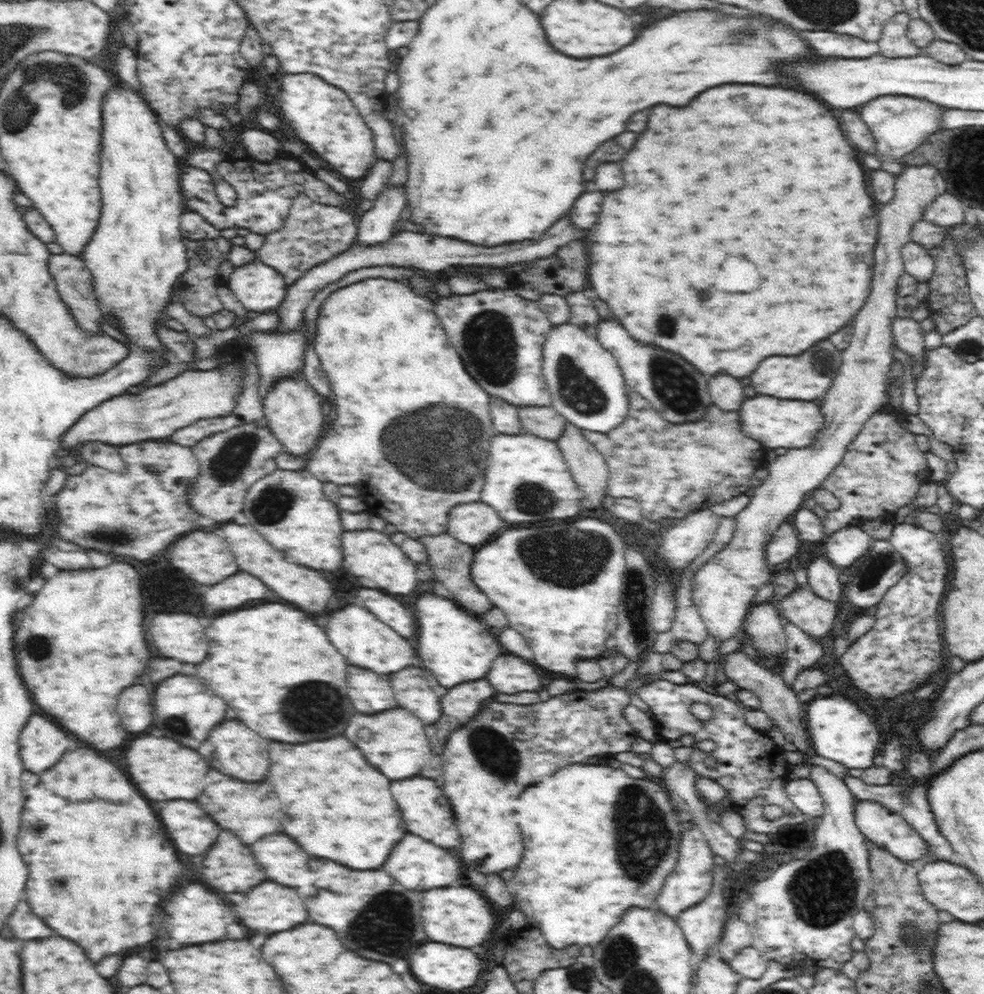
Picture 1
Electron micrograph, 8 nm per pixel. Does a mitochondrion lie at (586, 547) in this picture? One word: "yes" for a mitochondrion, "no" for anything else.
yes

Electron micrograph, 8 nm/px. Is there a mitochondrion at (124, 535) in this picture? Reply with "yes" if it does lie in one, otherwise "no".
yes

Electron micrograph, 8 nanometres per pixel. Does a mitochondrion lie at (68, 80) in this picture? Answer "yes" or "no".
yes

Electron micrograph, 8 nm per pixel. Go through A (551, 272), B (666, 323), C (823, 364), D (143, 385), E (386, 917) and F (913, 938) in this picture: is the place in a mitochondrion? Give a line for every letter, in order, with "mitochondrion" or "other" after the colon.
A: other
B: mitochondrion
C: mitochondrion
D: other
E: mitochondrion
F: mitochondrion

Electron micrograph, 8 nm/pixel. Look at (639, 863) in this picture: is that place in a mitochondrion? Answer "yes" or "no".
yes

